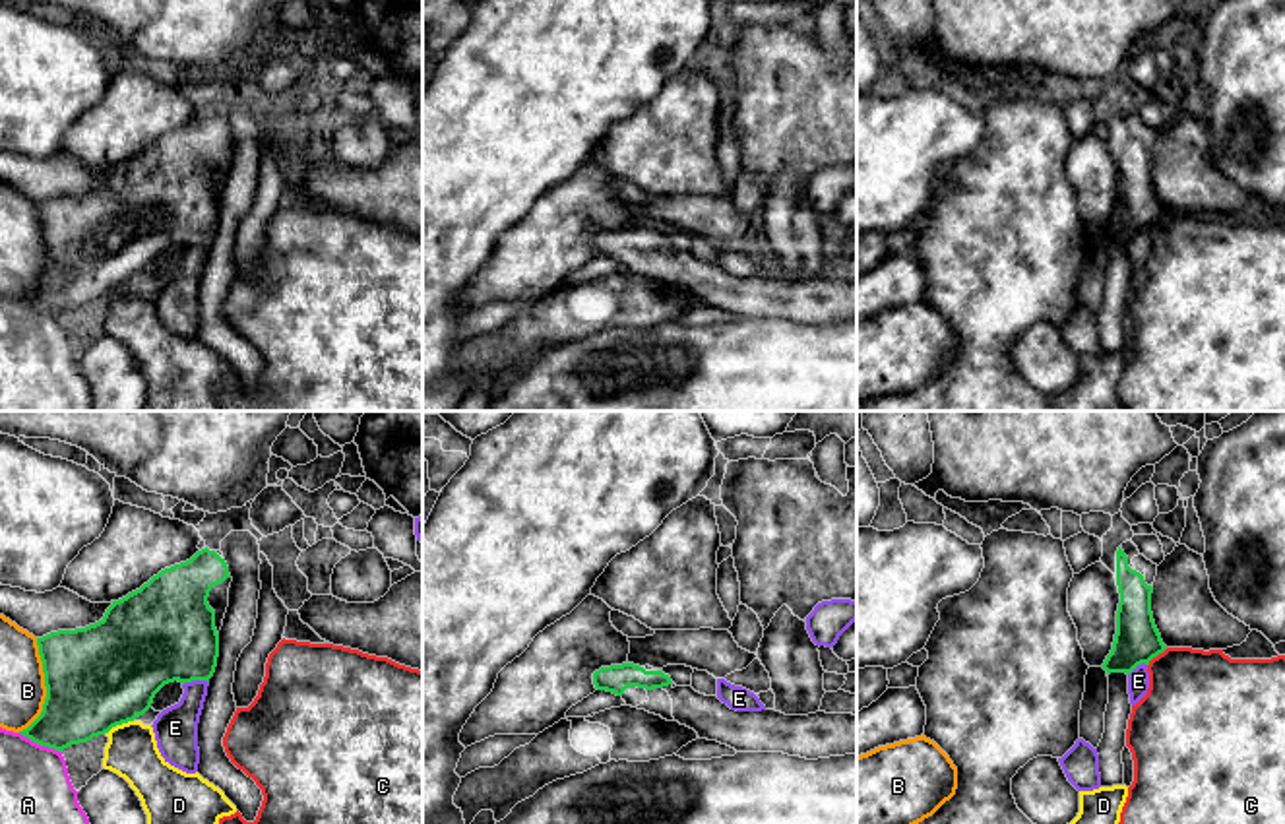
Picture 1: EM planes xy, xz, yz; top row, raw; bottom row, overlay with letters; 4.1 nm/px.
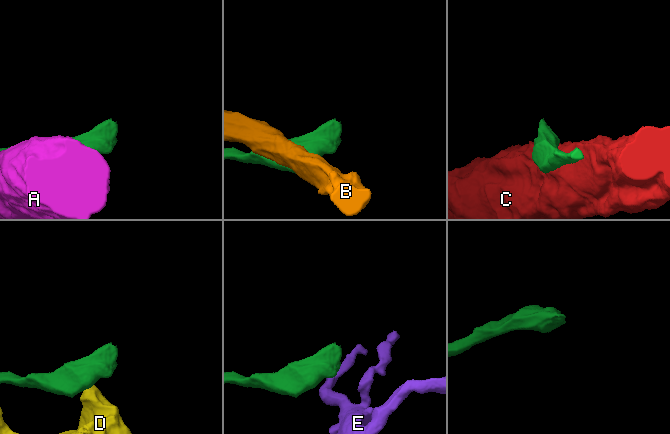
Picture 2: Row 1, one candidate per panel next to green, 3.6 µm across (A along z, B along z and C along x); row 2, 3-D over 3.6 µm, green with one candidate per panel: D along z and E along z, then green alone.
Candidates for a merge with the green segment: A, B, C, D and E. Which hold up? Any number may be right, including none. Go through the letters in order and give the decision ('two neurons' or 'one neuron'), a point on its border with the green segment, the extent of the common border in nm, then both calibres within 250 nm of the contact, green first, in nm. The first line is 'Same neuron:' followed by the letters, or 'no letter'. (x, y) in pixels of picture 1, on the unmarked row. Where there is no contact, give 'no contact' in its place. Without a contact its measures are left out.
Same neuron: no letter
A: two neurons; meets green in xy at (41, 311); contact 200 nm long; 300 nm thick on the green side, 320 nm on the other
B: two neurons; meets green in xy at (45, 251); contact 400 nm long; 440 nm thick on the green side, 190 nm on the other
C: two neurons; meets green in yz at (1156, 221); contact 120 nm long; 190 nm thick on the green side, 420 nm on the other
D: two neurons; meets green in xy at (119, 289); contact 130 nm long; 440 nm thick on the green side, 220 nm on the other
E: two neurons; meets green in xy at (194, 245); contact 110 nm long; 420 nm thick on the green side, 180 nm on the other

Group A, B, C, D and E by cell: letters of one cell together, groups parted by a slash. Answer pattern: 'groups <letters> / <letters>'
groups A / B / C / D / E

